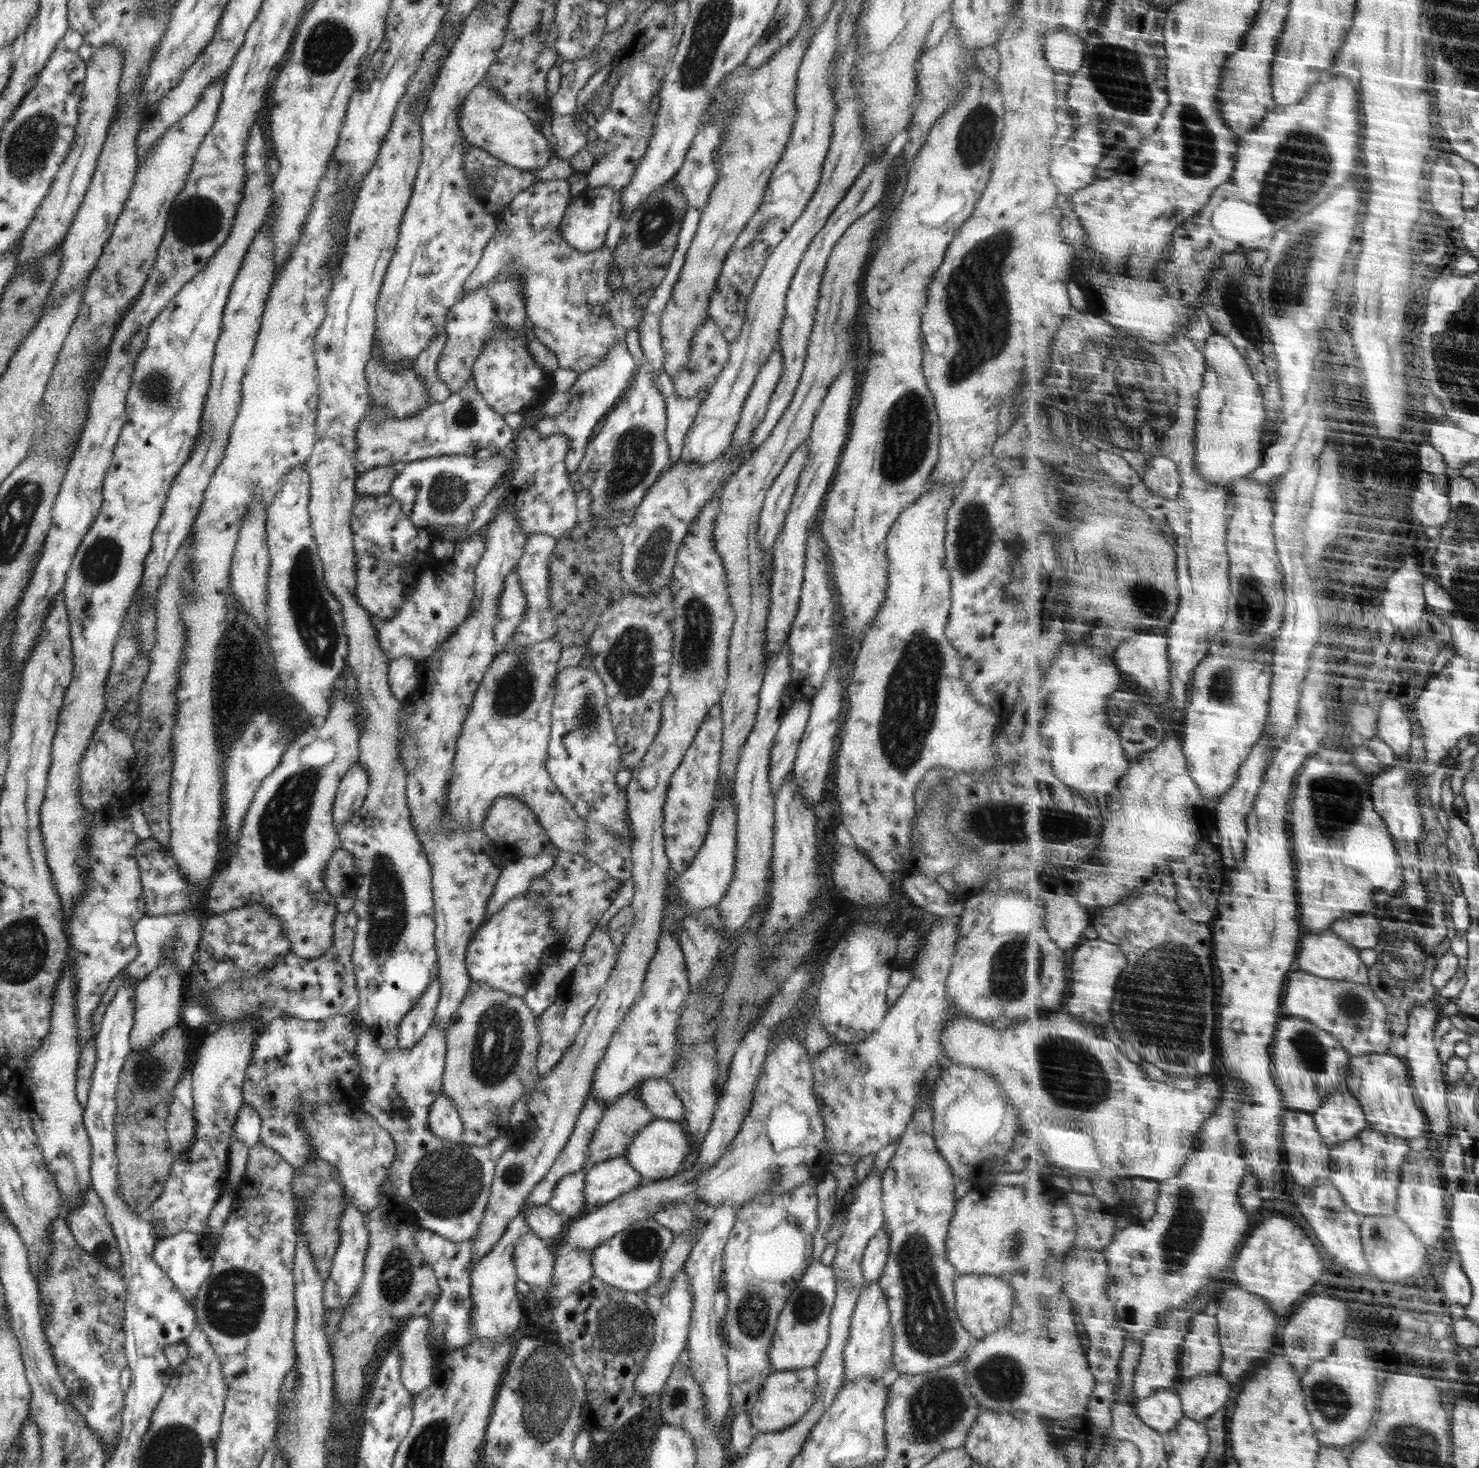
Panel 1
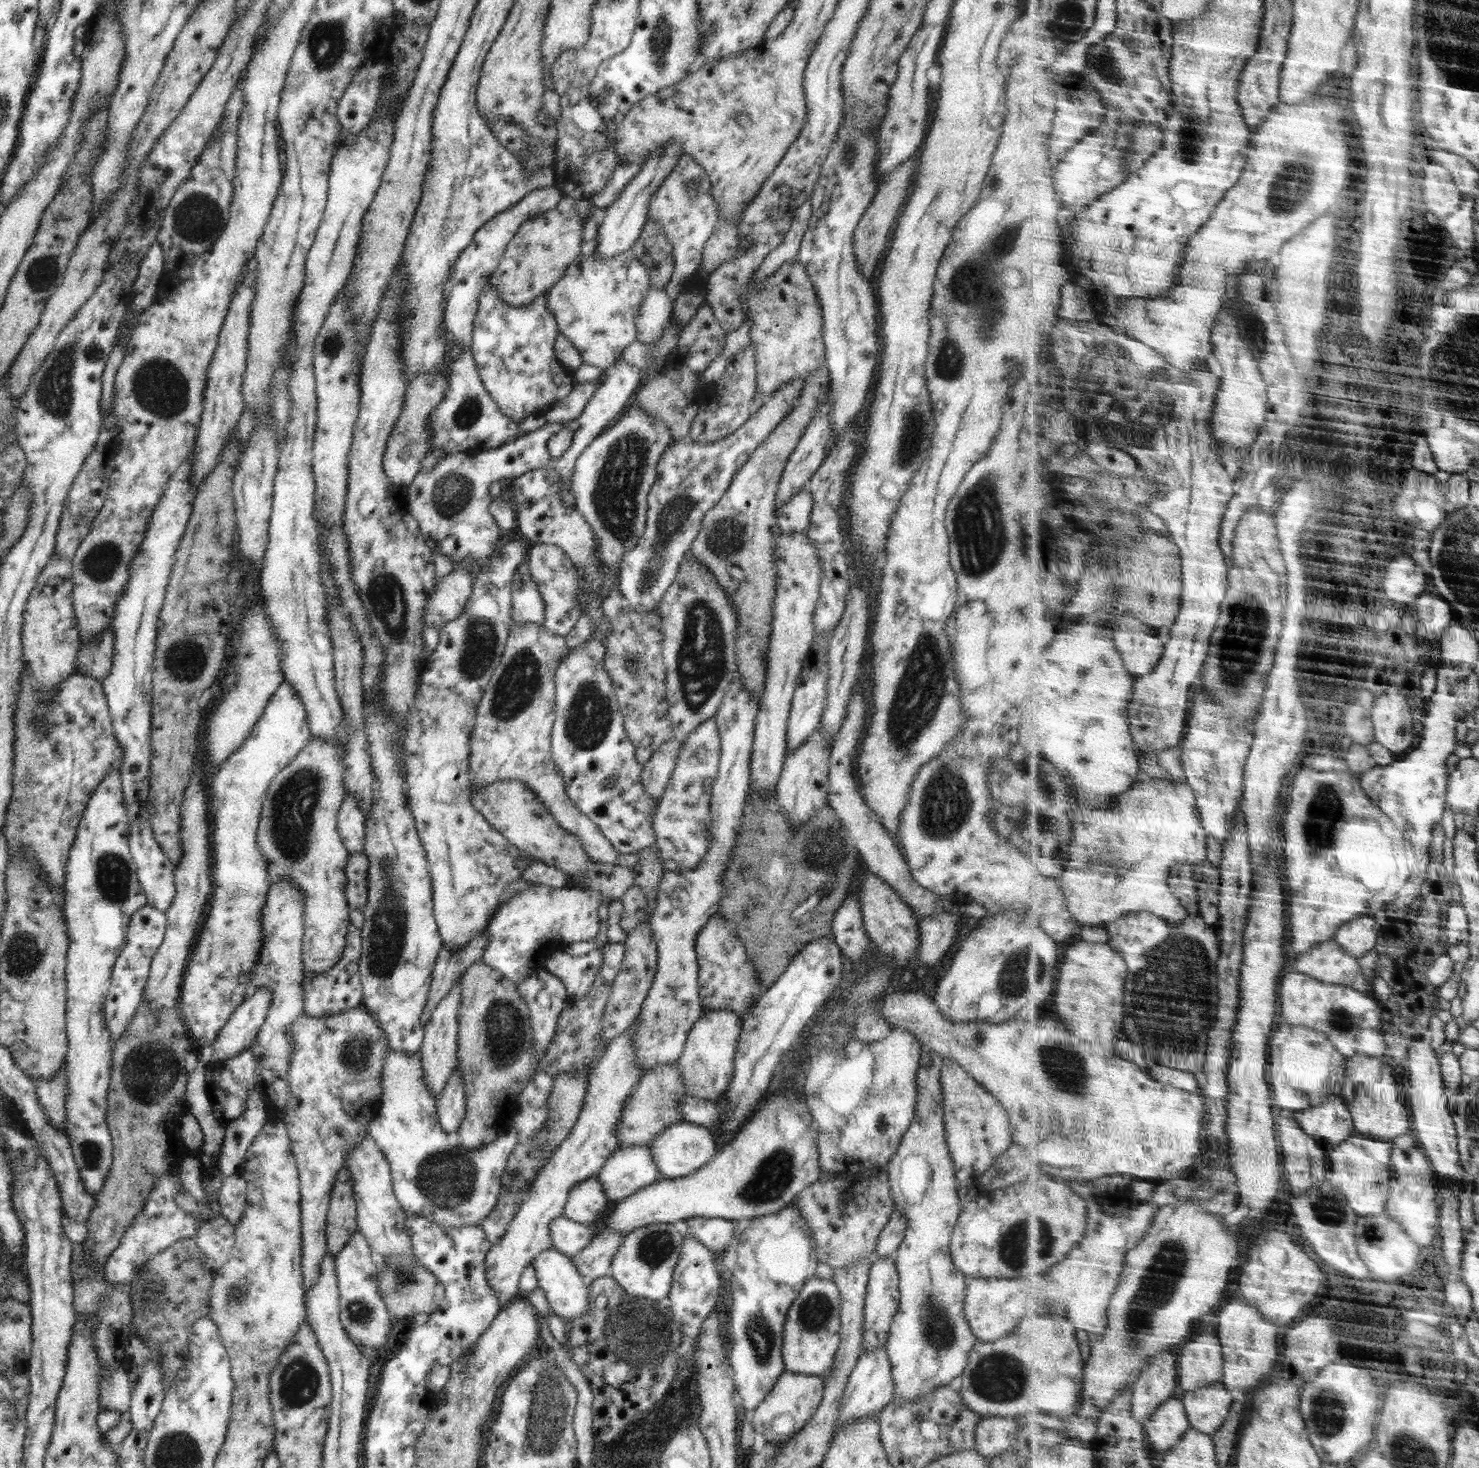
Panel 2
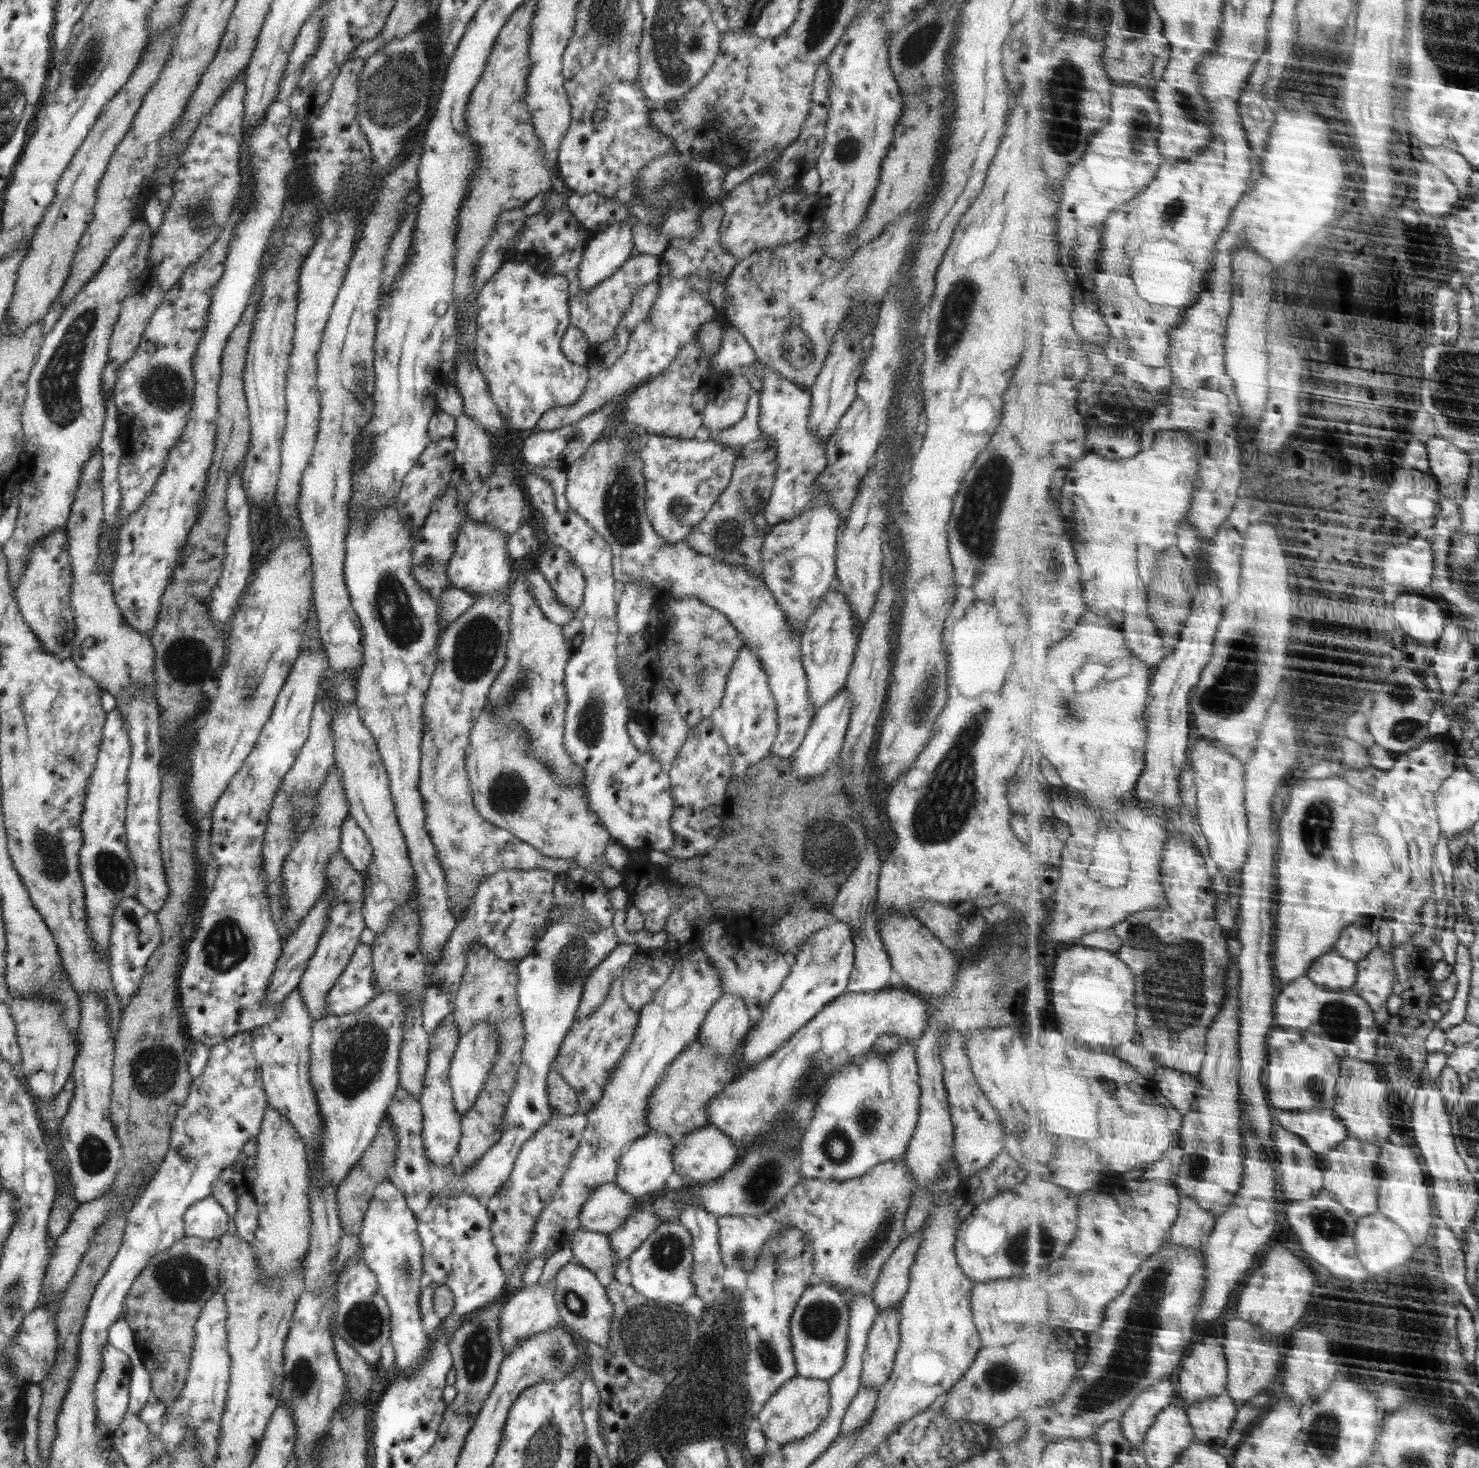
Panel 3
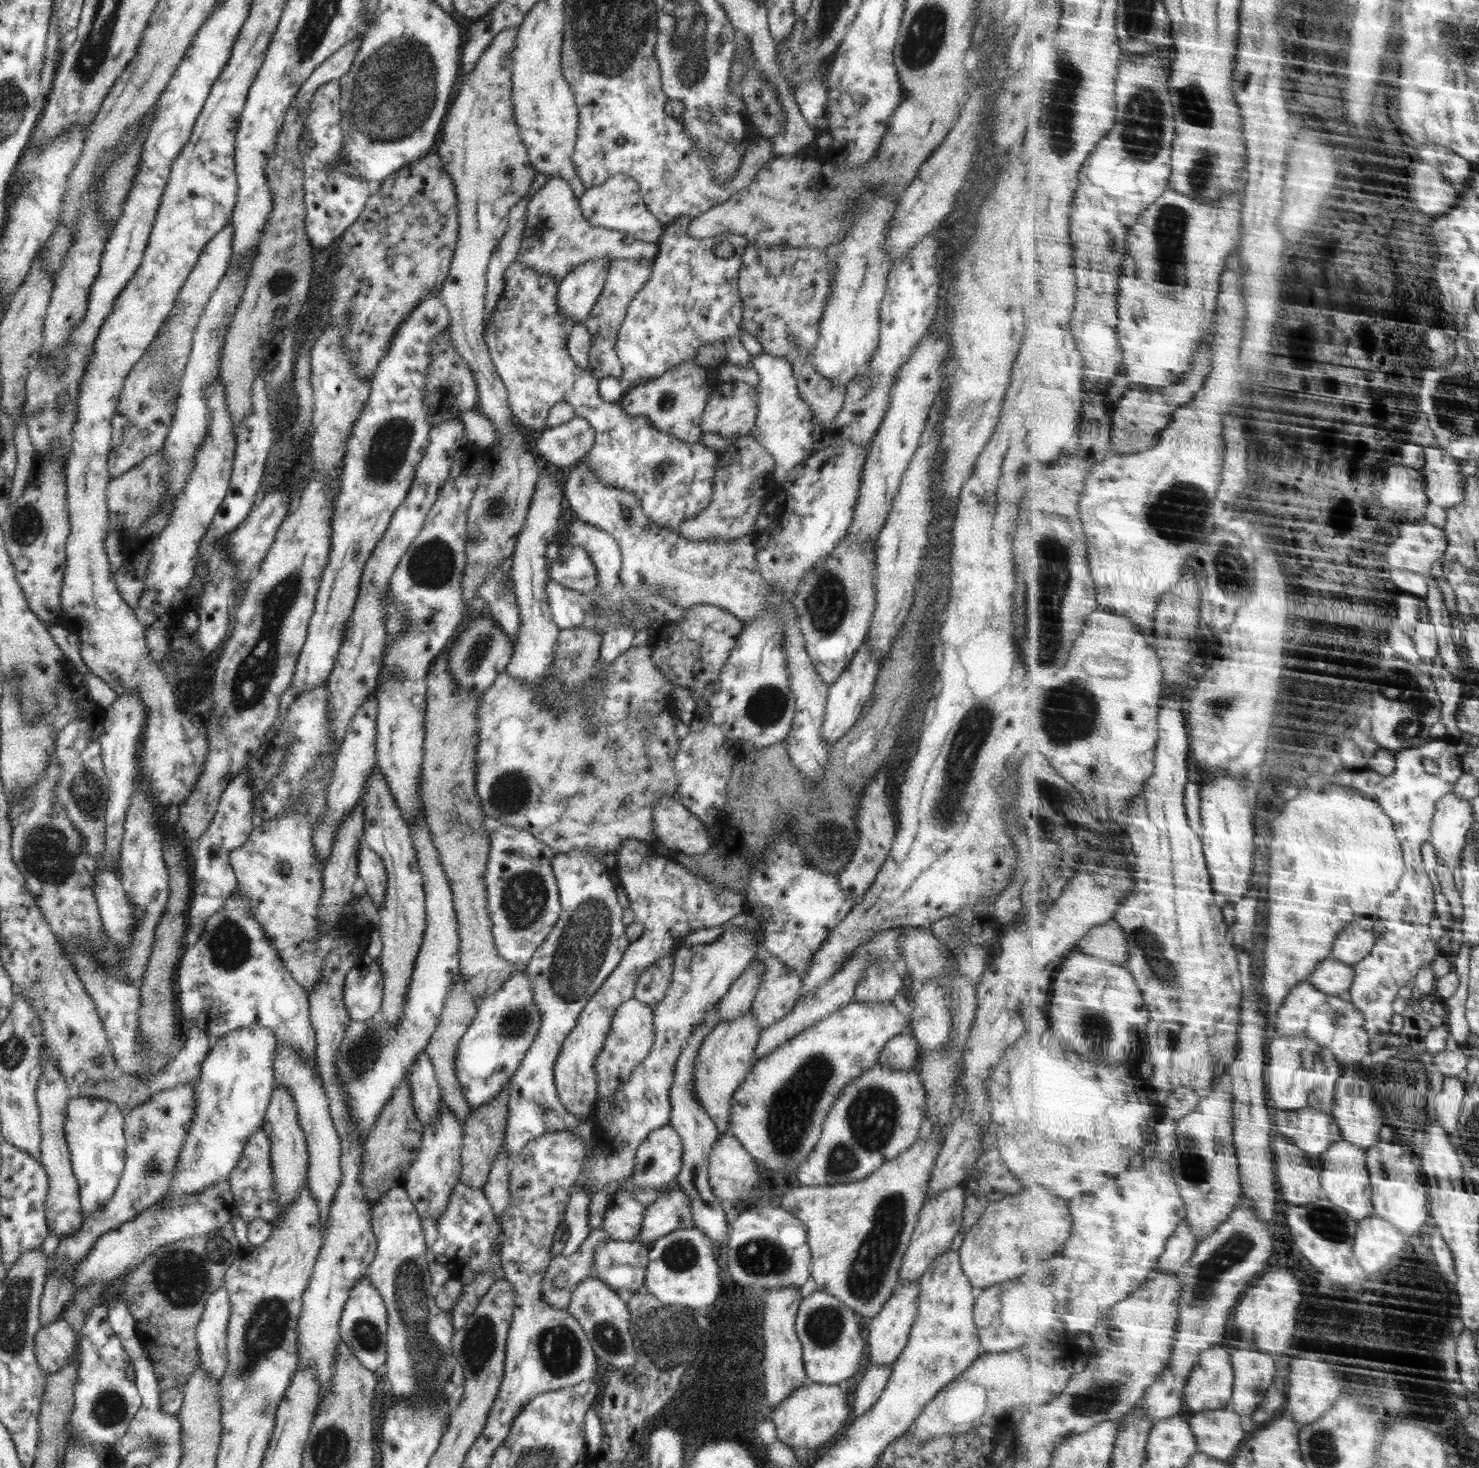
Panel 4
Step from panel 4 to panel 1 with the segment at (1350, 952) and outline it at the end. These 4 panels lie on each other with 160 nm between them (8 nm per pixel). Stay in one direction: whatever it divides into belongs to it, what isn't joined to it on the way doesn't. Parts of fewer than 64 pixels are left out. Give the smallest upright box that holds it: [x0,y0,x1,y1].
[1332,914,1382,949]

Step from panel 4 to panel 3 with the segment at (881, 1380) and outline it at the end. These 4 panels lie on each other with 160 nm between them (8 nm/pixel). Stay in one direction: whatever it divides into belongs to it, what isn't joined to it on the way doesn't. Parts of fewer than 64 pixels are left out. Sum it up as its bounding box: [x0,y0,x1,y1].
[840,1386,878,1434]

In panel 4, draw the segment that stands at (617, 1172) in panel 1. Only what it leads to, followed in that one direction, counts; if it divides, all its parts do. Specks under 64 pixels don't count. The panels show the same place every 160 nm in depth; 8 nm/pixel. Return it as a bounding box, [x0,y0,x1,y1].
[631,1125,682,1188]

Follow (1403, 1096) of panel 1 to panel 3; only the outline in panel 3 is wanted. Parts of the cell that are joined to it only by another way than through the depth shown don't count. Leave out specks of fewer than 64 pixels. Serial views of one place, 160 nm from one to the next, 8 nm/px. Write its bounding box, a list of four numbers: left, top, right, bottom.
[1337,1057,1394,1146]

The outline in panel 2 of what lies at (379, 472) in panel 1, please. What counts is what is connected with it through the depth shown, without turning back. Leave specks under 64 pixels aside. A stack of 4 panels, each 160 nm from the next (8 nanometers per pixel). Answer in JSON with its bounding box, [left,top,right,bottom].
[382,371,448,487]

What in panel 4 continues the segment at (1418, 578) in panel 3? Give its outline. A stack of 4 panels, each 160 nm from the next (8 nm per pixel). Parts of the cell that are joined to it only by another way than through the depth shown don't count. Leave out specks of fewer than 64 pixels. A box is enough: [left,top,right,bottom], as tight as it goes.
[1388,519,1449,572]

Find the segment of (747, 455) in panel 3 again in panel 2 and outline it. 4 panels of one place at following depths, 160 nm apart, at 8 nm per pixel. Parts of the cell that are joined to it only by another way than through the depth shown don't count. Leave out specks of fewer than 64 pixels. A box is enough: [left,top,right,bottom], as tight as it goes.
[688,362,829,696]

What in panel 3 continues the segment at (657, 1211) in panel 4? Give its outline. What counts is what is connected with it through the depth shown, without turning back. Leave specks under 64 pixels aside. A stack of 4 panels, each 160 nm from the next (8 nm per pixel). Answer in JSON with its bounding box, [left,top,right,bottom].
[605,1210,666,1285]

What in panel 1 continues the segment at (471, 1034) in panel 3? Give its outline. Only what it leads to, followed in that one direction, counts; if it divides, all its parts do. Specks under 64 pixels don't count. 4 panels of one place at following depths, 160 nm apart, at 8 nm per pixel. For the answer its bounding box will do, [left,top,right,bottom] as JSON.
[430,1093,463,1142]

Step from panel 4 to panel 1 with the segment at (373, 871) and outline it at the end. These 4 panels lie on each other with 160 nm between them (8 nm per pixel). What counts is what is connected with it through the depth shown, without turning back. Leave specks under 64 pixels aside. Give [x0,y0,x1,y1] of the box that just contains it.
[332,762,369,826]

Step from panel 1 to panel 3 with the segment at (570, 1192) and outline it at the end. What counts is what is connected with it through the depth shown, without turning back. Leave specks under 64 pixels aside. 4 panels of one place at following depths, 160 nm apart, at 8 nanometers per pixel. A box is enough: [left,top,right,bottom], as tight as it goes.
[580,1183,635,1234]

